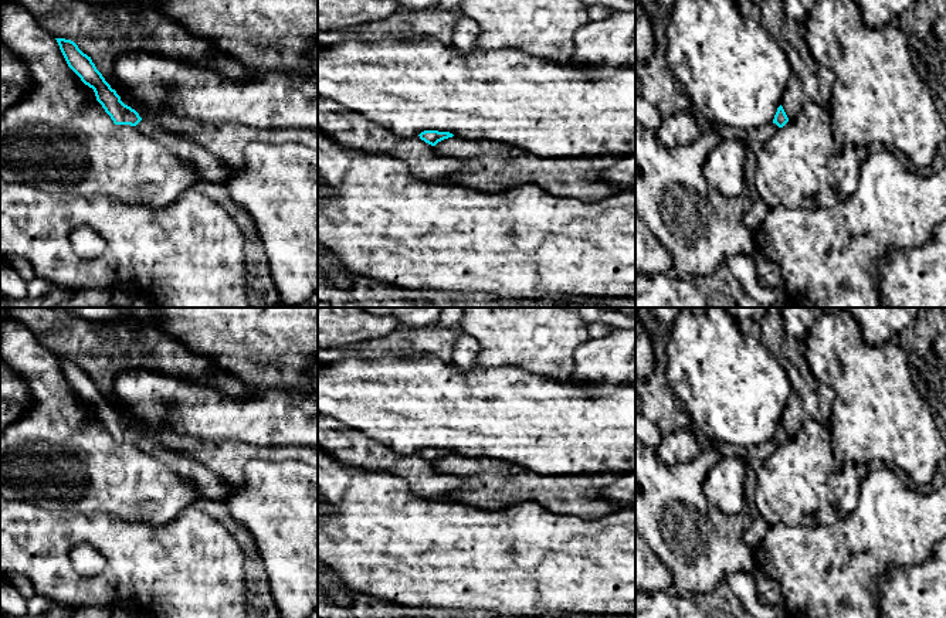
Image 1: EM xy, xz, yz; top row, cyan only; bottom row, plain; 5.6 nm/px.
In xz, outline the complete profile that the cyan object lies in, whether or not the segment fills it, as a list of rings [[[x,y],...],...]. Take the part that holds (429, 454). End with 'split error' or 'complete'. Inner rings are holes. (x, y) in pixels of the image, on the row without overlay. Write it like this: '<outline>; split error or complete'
[[[424,448],[418,454],[425,461],[435,464],[438,459],[448,456],[448,455],[452,455],[454,452],[450,449]]]; complete

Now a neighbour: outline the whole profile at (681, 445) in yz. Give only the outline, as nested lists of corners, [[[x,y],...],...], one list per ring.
[[[694,428],[677,429],[671,434],[662,435],[657,452],[661,461],[668,465],[684,464],[694,459],[701,452],[696,431]]]

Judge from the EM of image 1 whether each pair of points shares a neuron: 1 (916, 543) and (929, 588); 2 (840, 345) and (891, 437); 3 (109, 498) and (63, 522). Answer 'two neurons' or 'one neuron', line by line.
1: two neurons
2: one neuron
3: two neurons

